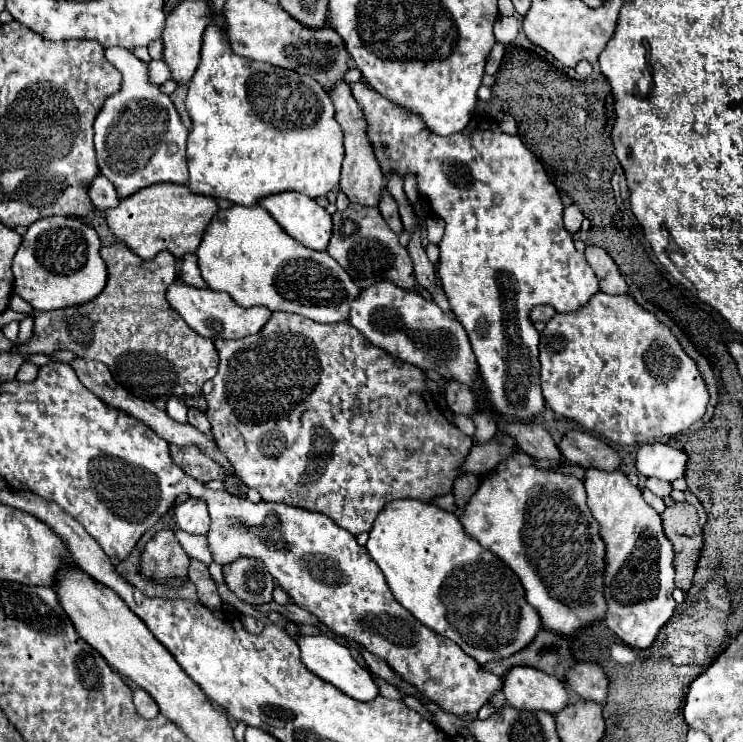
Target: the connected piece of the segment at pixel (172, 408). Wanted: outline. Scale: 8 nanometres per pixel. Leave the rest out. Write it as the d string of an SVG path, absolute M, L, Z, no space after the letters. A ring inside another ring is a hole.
M171 397L167 401L167 413L173 417L177 423L187 423L187 405L179 397Z

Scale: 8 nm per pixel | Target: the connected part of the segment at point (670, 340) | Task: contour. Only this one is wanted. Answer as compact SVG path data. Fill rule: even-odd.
M597 293L587 307L575 313L556 313L541 333L539 361L541 391L547 405L555 413L621 445L673 437L699 421L709 401L707 387L703 379L699 379L699 369L679 347L675 335L671 335L655 315L639 307L629 295L615 297Z

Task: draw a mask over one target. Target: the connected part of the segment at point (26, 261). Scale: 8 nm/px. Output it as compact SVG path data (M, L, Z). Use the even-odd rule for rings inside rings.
M47 217L29 225L13 259L15 293L39 311L51 311L95 299L107 283L107 267L99 255L97 231L75 217Z

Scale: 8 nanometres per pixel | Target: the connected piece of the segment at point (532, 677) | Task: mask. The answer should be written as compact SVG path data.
M513 667L505 675L505 703L515 709L557 713L567 705L567 691L559 679L535 667Z

